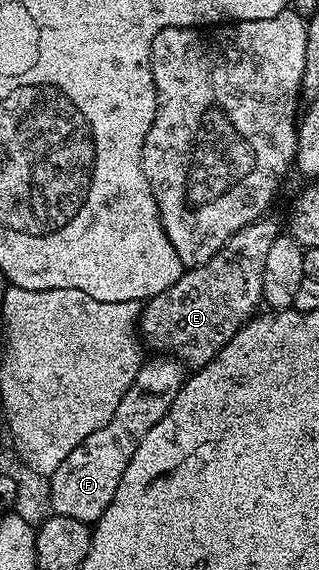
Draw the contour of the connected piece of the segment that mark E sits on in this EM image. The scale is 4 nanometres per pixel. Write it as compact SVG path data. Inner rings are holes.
M261 218L254 221L250 226L238 230L238 234L231 236L210 258L210 262L200 264L197 268L184 271L170 286L170 290L162 290L153 300L143 305L140 322L138 325L139 335L143 343L153 348L153 353L167 354L169 357L180 361L185 369L195 370L206 366L221 350L238 334L242 325L247 324L253 316L257 315L263 301L263 274L265 273L266 254L274 240L282 235L282 224L276 220Z

